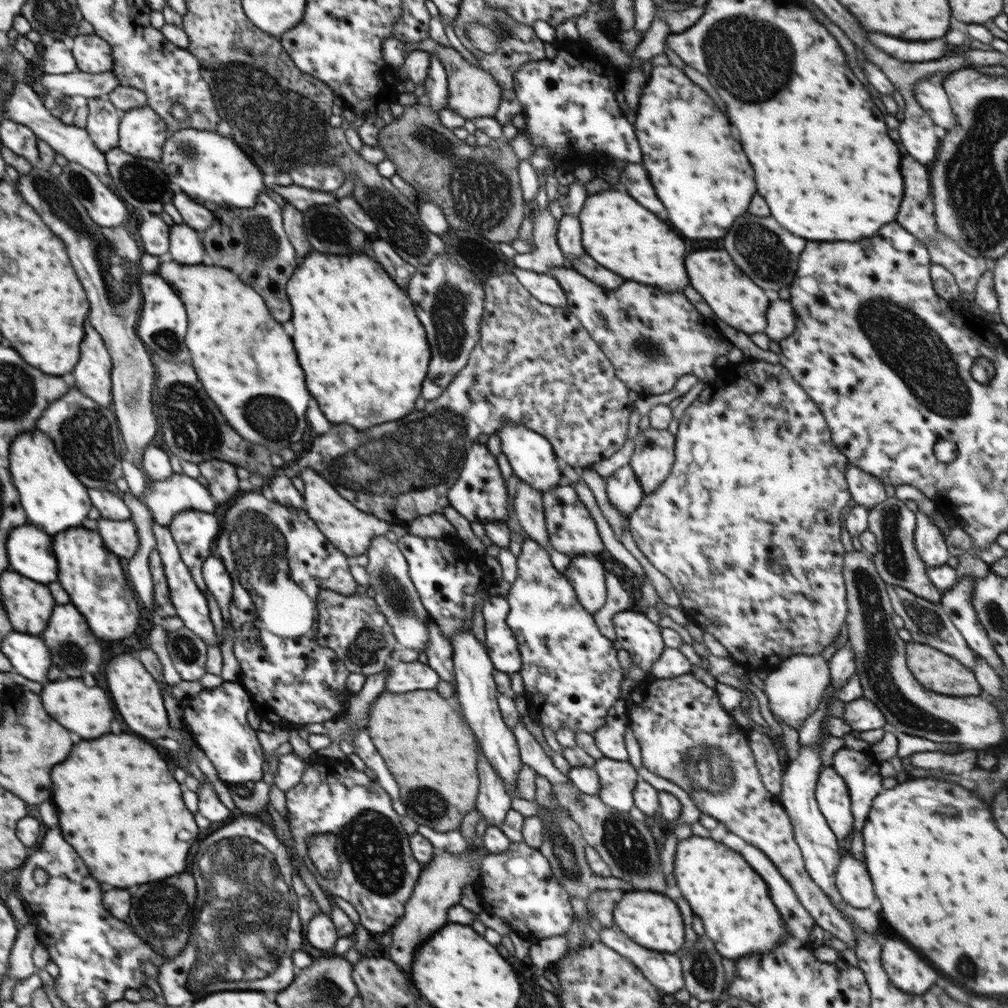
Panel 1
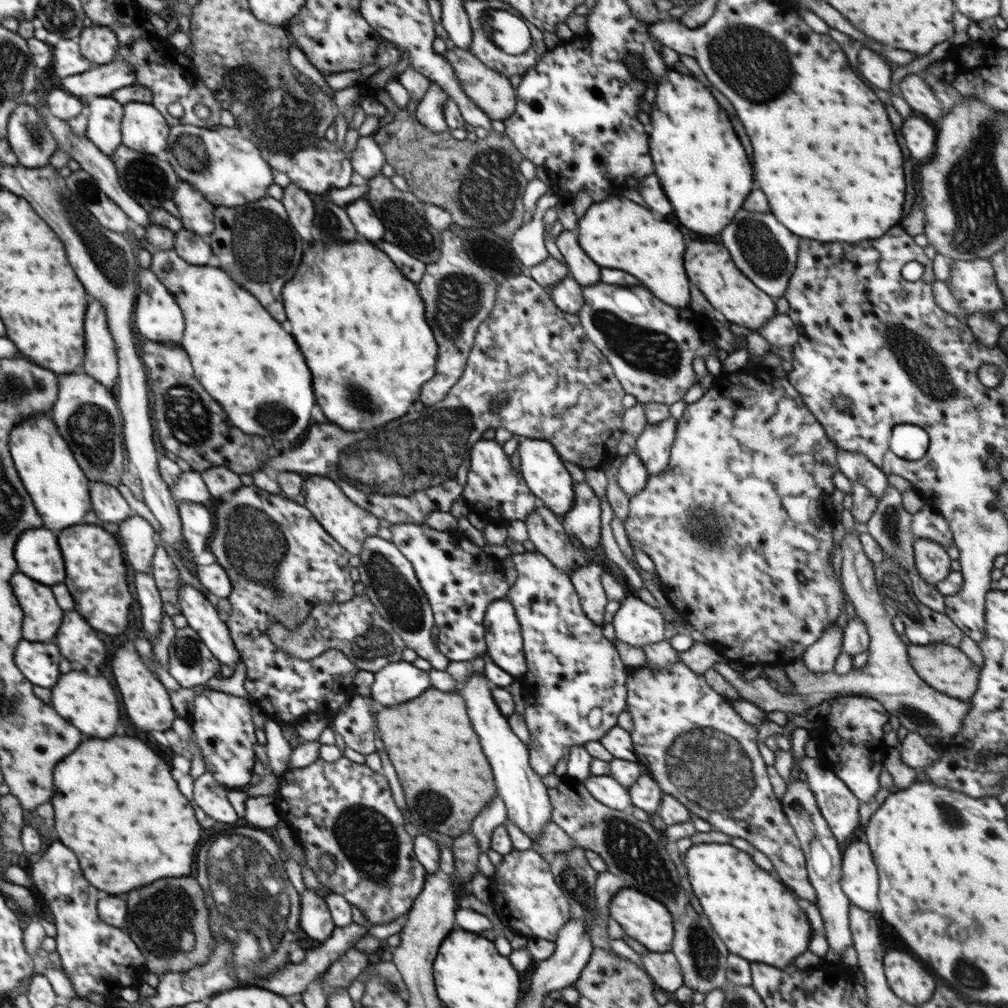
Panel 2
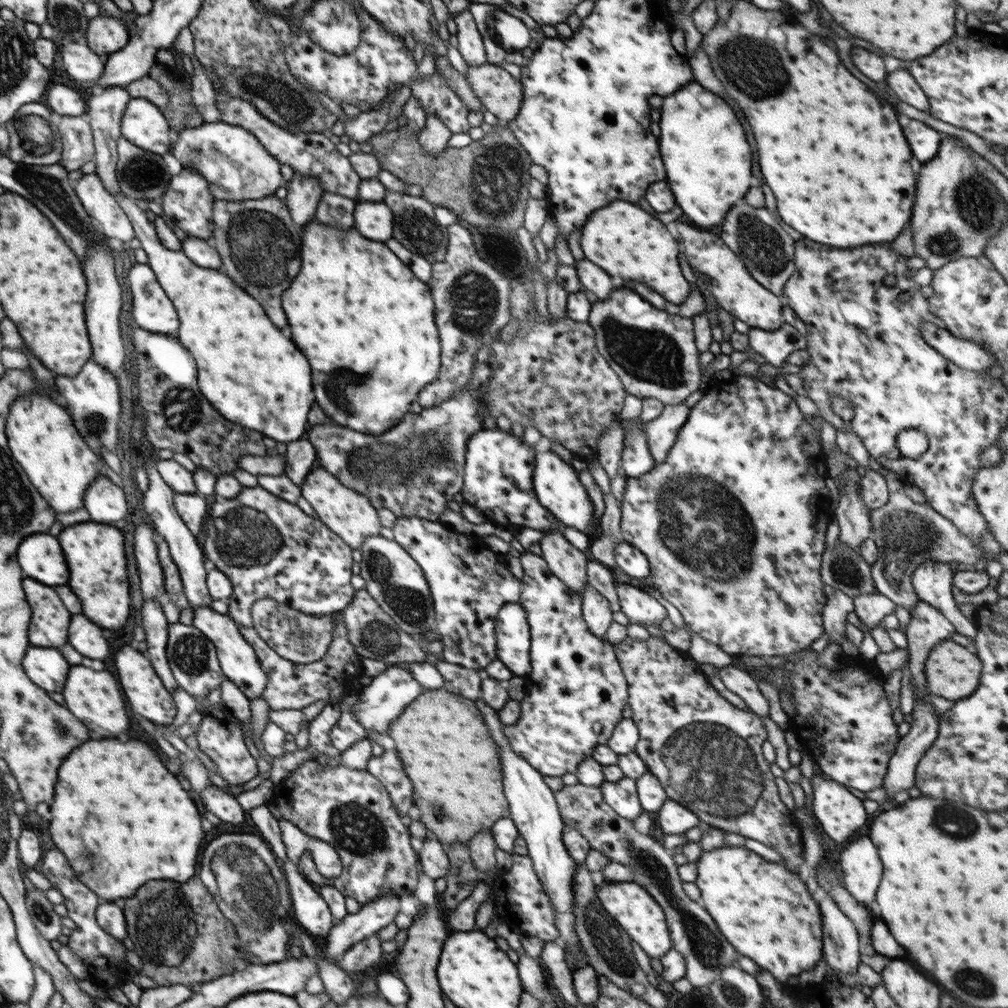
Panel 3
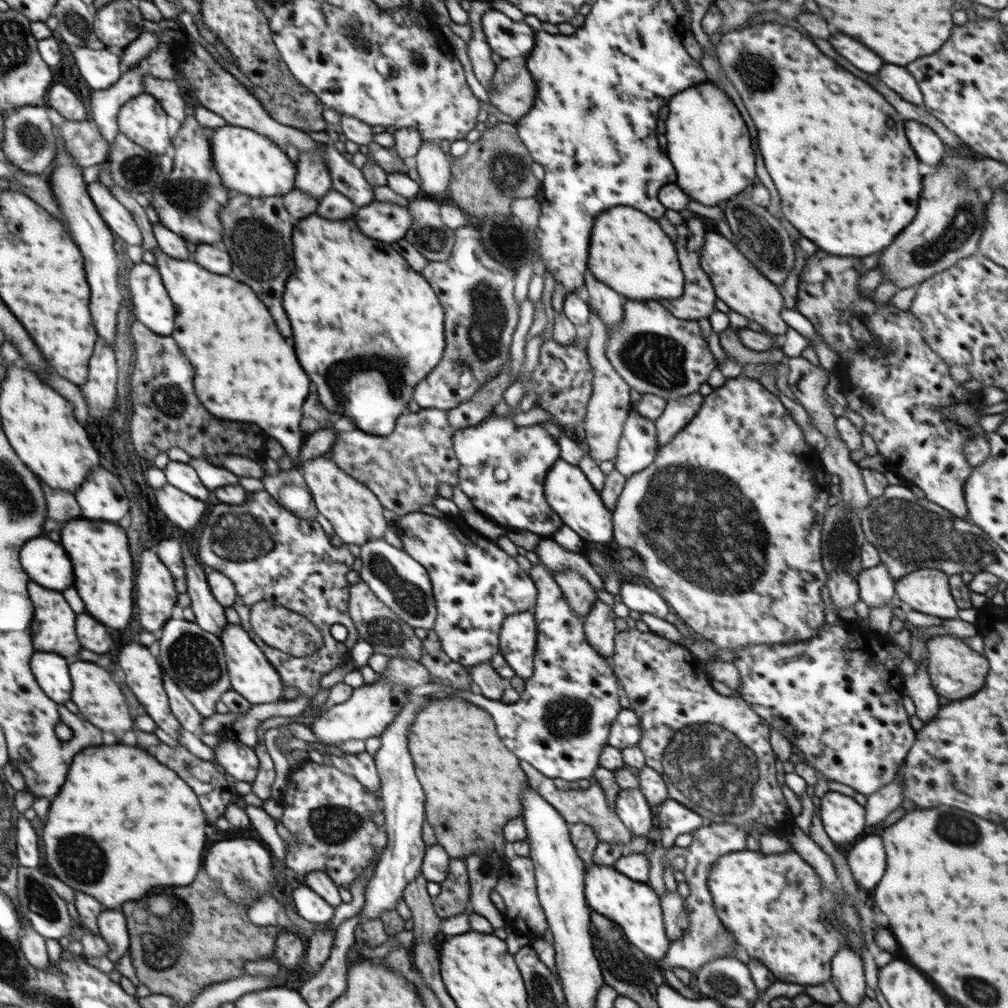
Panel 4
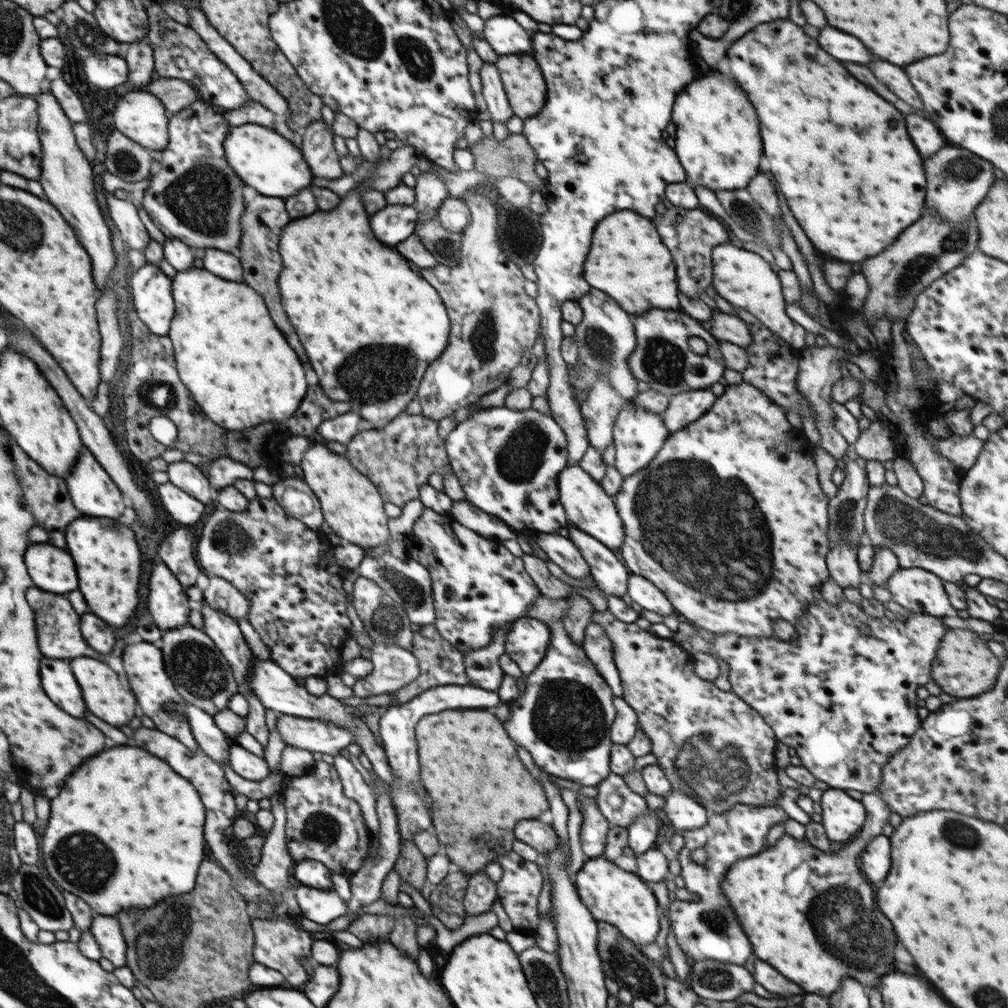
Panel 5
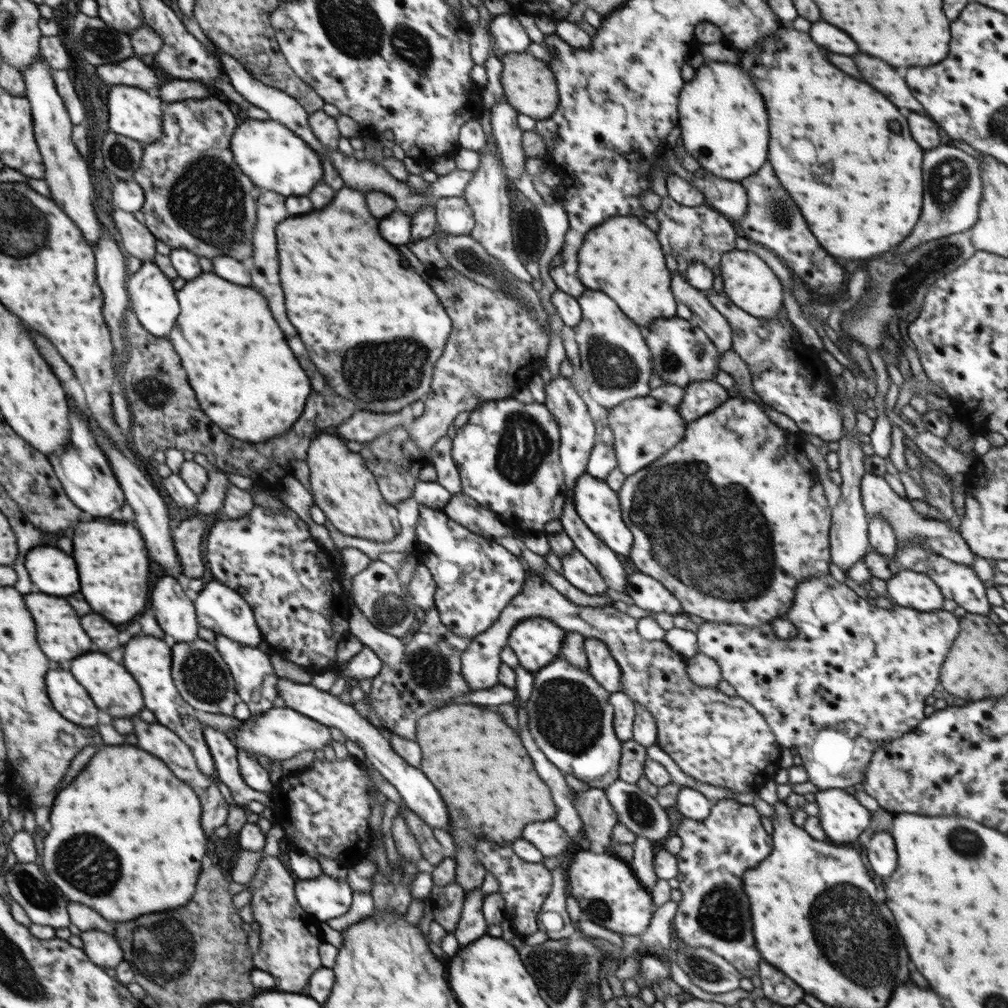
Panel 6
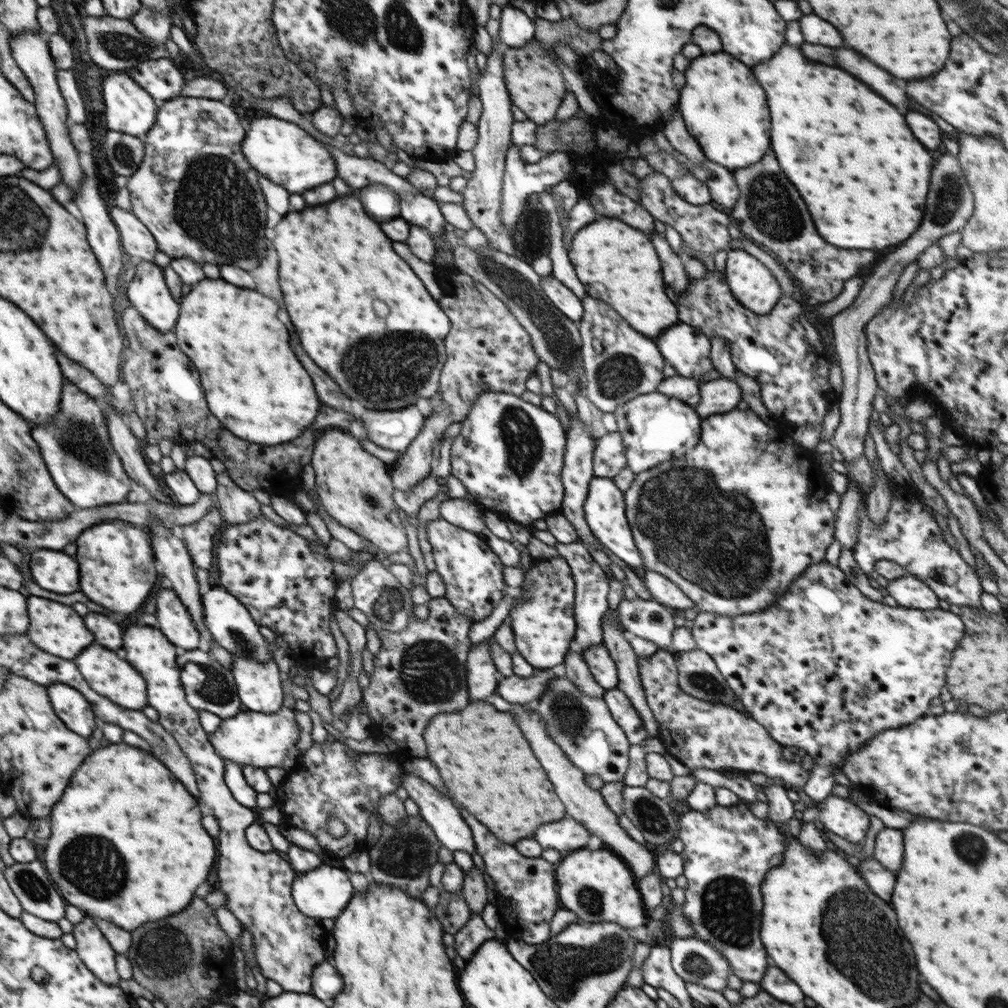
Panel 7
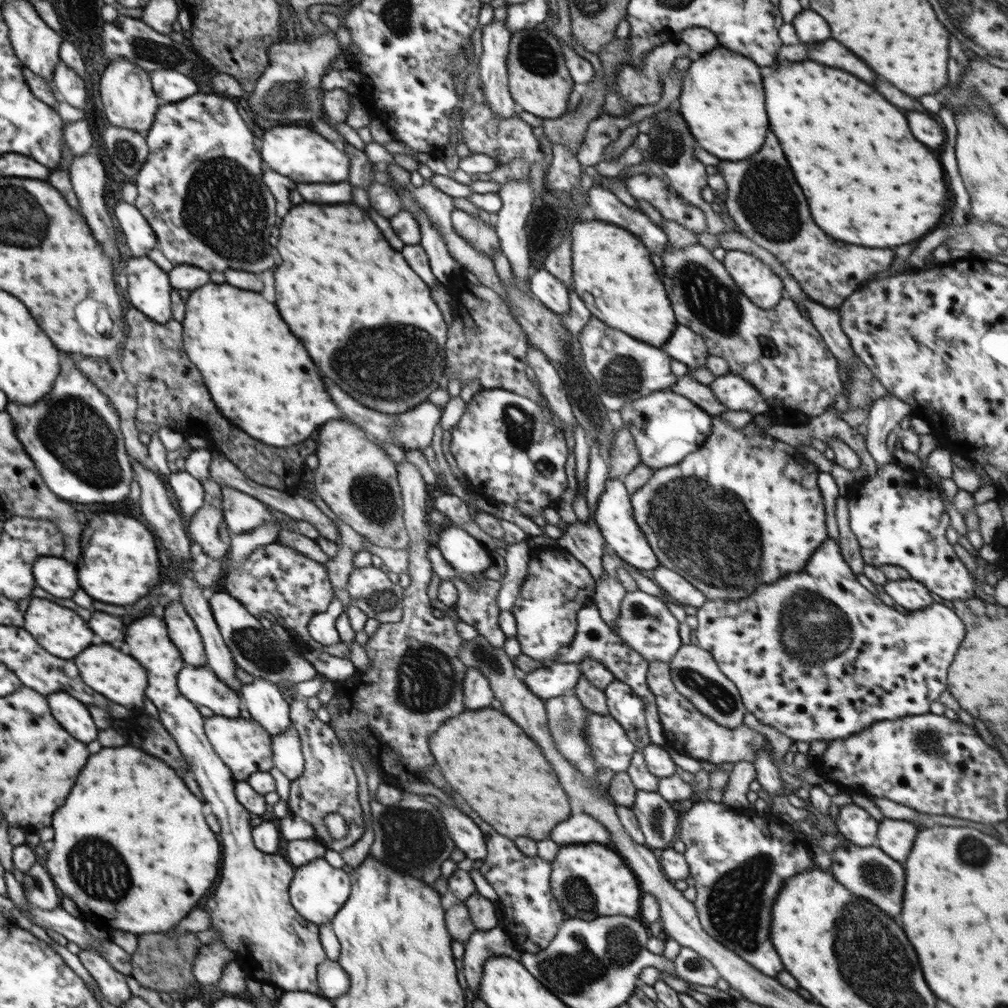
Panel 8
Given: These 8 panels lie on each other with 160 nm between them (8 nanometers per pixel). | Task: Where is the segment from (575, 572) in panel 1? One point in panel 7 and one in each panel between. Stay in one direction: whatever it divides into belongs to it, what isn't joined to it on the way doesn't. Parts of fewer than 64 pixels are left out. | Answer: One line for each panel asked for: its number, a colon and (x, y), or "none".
2: (587, 579)
3: (597, 613)
4: (598, 624)
5: (598, 647)
6: (602, 666)
7: (603, 668)

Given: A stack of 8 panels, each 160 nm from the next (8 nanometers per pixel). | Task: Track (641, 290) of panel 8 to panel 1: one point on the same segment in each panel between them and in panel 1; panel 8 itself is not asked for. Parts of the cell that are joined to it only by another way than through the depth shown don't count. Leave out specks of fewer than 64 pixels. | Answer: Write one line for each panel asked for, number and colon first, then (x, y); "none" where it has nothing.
1: (617, 232)
2: (620, 234)
3: (625, 241)
4: (628, 251)
5: (628, 260)
6: (634, 274)
7: (616, 263)

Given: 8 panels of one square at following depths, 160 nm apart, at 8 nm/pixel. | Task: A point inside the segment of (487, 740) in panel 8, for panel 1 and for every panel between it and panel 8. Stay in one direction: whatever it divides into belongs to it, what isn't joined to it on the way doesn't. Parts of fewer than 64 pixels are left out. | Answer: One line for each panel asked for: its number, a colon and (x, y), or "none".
1: (432, 753)
2: (447, 780)
3: (446, 749)
4: (473, 783)
5: (481, 790)
6: (488, 782)
7: (486, 763)

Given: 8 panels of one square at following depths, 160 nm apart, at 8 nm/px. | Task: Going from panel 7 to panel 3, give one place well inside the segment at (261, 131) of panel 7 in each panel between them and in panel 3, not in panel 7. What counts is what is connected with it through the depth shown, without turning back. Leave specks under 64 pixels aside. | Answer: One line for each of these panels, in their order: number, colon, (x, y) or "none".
3: (237, 167)
4: (248, 163)
5: (263, 159)
6: (273, 156)

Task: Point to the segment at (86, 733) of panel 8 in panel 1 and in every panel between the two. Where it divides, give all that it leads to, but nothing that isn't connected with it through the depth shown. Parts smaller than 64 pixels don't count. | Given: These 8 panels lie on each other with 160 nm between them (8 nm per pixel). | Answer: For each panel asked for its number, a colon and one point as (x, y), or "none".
1: (33, 660)
2: (39, 660)
3: (47, 665)
4: (52, 670)
5: (58, 679)
6: (71, 699)
7: (70, 704)

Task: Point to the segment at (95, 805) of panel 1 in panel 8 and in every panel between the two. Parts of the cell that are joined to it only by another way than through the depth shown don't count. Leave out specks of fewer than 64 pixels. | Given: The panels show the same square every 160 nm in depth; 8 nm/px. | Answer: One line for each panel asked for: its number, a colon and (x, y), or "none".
2: (116, 805)
3: (122, 819)
4: (125, 824)
5: (126, 831)
6: (126, 840)
7: (109, 858)
8: (132, 849)

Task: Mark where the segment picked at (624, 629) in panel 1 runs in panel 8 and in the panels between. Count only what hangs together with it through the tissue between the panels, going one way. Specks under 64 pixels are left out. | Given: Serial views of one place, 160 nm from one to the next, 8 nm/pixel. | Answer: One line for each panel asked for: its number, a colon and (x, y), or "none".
2: (637, 623)
3: (638, 605)
4: (641, 598)
5: (645, 593)
6: (646, 592)
7: (663, 590)
8: (677, 588)

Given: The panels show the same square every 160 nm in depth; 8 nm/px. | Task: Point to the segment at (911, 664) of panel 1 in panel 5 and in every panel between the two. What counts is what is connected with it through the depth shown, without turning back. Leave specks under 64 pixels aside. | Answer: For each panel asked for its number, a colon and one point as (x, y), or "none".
2: (944, 668)
3: (952, 671)
4: (956, 672)
5: (964, 667)

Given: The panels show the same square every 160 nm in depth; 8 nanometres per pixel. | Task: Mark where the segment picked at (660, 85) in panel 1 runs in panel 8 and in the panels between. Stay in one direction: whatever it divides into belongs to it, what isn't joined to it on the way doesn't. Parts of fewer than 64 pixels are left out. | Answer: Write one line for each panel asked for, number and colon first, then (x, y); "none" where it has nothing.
2: (704, 170)
3: (707, 157)
4: (708, 143)
5: (718, 142)
6: (720, 108)
7: (724, 108)
8: (722, 92)

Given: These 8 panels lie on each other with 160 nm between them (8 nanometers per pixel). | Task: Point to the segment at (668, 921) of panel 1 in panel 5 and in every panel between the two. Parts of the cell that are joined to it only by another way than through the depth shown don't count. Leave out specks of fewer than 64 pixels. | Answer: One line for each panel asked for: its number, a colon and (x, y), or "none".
2: (645, 919)
3: (642, 918)
4: (634, 906)
5: (618, 897)

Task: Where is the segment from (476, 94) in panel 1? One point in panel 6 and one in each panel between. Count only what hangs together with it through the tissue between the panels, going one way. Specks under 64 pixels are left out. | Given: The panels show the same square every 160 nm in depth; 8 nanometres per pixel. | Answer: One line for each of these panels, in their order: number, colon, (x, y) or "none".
2: (492, 92)
3: (501, 93)
4: (513, 90)
5: (525, 87)
6: (530, 86)

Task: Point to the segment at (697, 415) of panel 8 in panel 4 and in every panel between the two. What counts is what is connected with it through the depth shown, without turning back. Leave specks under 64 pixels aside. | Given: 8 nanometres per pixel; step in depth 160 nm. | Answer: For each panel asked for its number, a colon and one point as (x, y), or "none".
4: (638, 445)
5: (638, 434)
6: (644, 428)
7: (655, 427)

